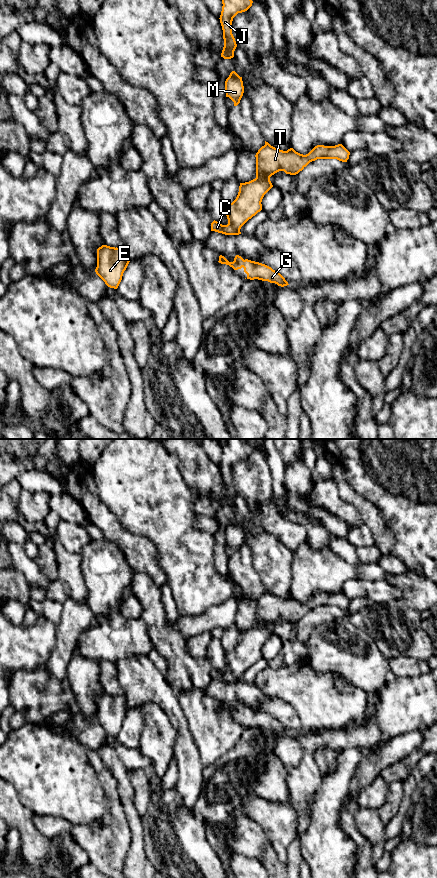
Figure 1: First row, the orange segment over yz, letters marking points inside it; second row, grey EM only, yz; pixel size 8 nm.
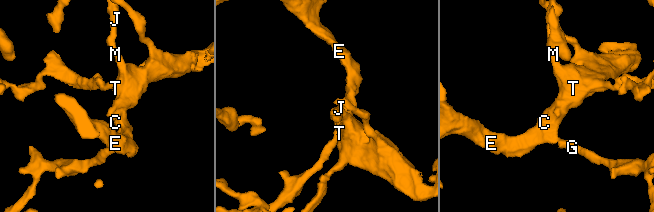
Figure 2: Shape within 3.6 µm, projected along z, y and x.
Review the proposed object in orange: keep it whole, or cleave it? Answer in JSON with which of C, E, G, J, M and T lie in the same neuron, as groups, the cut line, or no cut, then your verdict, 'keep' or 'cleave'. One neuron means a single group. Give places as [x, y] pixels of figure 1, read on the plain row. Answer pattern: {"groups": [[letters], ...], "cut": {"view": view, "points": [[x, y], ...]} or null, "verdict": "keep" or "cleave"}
{"groups": [["C", "E", "G", "J", "M", "T"]], "cut": null, "verdict": "keep"}

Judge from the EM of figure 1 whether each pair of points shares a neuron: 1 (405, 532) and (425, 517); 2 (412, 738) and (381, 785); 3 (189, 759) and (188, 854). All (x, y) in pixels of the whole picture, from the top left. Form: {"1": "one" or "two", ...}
{"1": "one", "2": "two", "3": "two"}

